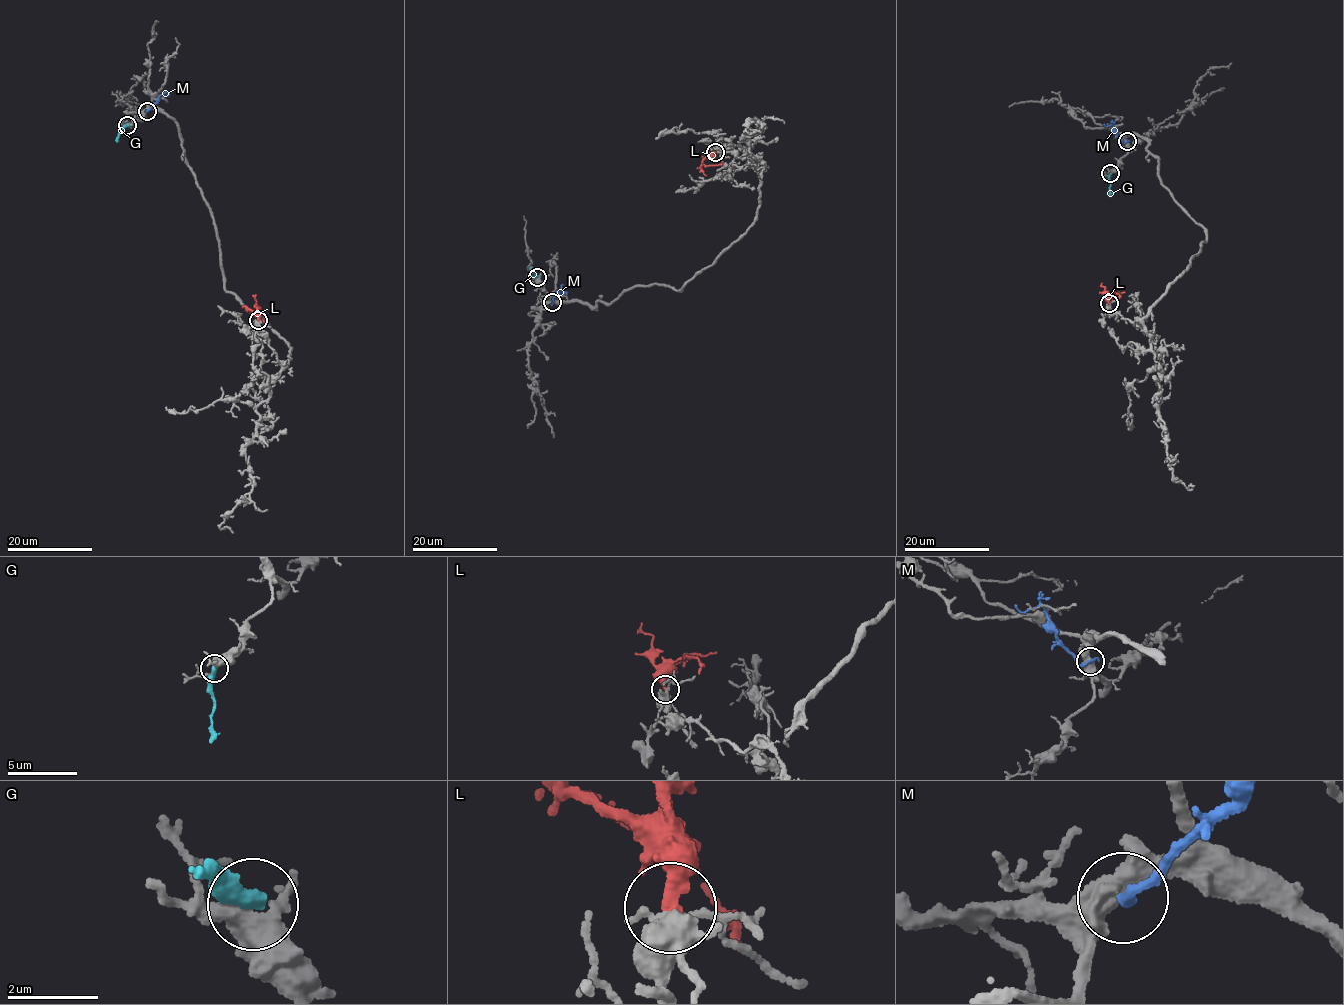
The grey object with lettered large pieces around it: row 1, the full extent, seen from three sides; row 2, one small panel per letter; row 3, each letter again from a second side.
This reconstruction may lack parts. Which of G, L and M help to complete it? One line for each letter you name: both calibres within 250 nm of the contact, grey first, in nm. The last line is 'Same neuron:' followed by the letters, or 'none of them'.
L: Thickness 360 nm (grey) against 340 nm
Same neuron: L

